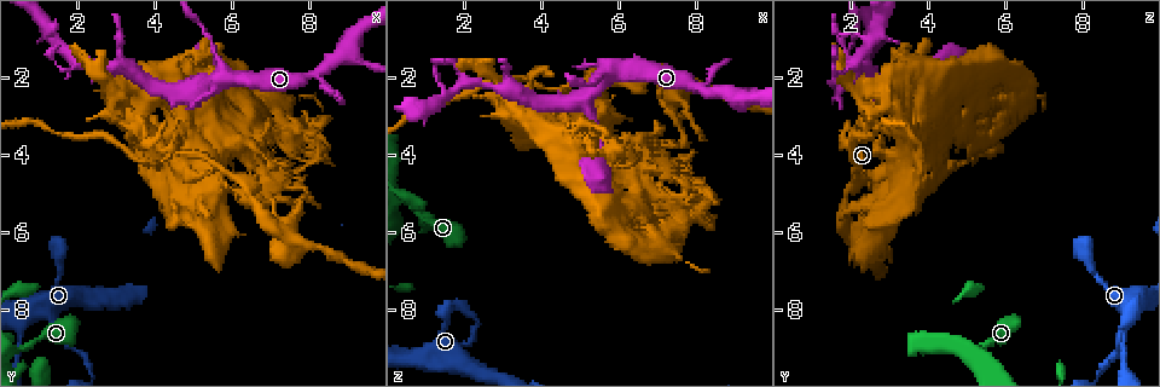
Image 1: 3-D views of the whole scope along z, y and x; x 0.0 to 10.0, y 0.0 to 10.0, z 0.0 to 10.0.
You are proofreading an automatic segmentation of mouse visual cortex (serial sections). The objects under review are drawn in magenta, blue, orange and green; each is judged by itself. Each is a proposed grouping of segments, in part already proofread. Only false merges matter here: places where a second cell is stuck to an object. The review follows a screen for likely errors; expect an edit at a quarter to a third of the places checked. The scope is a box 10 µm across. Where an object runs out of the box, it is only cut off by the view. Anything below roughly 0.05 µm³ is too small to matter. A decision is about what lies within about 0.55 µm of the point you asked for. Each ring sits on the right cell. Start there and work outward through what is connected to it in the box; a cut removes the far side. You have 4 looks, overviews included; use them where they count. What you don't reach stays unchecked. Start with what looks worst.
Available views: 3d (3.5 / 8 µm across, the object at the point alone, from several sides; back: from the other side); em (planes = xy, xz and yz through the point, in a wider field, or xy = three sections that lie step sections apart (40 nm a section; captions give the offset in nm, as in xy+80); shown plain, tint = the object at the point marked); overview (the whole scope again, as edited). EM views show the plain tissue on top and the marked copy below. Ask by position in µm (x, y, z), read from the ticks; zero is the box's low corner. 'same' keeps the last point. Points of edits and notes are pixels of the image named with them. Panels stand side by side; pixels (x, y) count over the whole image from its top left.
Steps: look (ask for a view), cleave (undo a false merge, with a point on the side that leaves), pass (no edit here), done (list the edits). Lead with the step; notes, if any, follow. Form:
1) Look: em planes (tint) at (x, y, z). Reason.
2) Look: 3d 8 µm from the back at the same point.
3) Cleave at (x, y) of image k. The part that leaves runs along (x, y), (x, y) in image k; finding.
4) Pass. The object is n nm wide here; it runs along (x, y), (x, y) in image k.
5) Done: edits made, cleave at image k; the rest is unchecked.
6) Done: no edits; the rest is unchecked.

Look: 3d 3.5 µm at (5.55, 4.35, 2.25). Sharp bend.

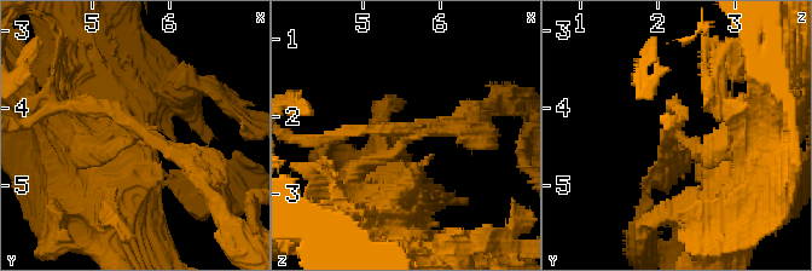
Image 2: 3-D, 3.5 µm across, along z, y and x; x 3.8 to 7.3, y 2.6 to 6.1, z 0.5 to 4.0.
Look: em xy step 2 (tint) at (5.60, 4.30, 2.20).

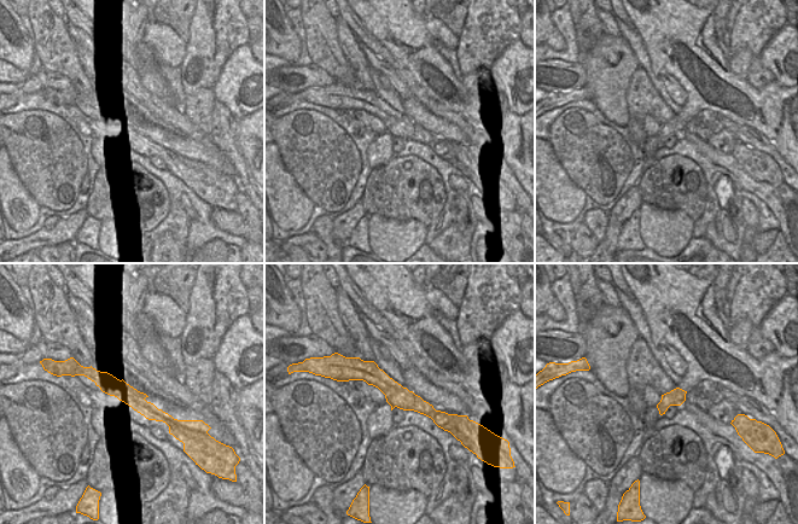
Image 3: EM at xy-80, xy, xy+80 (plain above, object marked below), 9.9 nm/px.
Cleave at (400, 160) of image 2. The part that leaves runs along (405, 139), (353, 173), (371, 213) in image 2; a second cell is stuck on.

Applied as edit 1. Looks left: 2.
Look: 3d 8 µm at (0.65, 8.95, 5.40). Sharp bend.

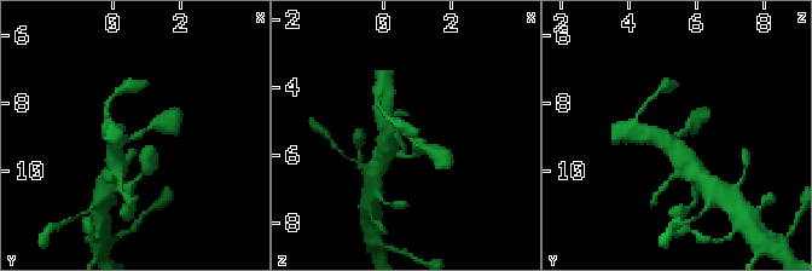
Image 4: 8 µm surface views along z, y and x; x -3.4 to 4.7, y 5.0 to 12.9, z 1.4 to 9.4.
Look: em xy step 3 (tint) at the same point. 3 arms meet here; the arms are 200, 500, 500 nm wide.

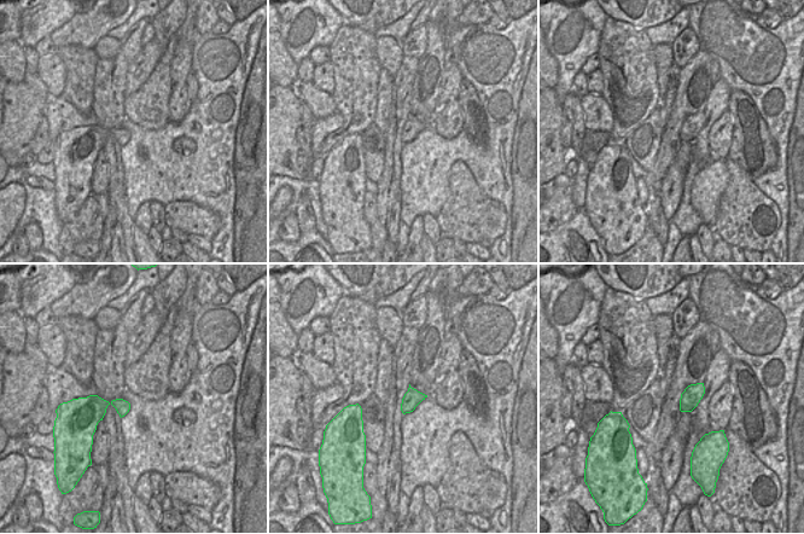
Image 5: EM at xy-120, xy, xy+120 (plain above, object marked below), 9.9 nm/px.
Pass. One cell here.

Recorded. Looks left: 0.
Done: edits made, cleave at image 2; the rest is unchecked.

